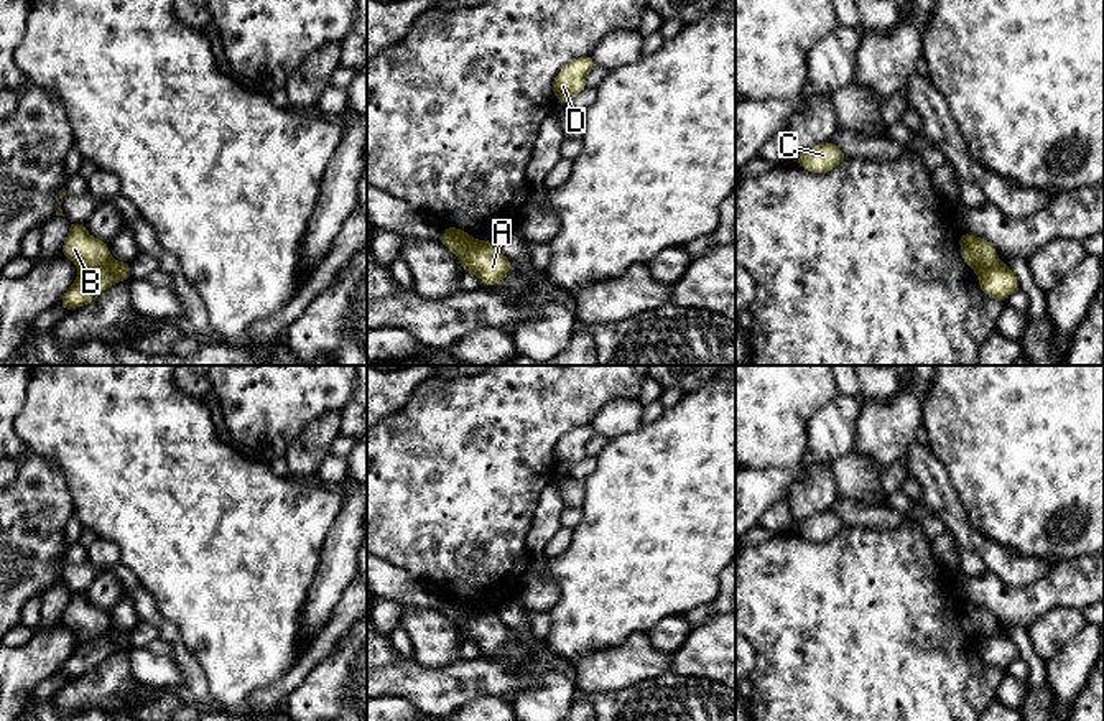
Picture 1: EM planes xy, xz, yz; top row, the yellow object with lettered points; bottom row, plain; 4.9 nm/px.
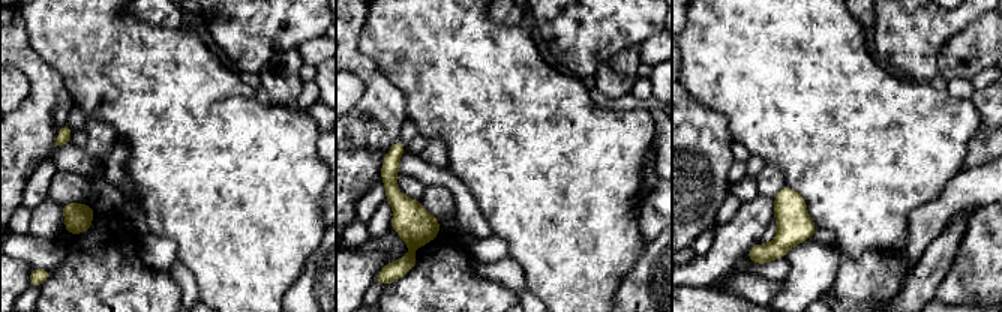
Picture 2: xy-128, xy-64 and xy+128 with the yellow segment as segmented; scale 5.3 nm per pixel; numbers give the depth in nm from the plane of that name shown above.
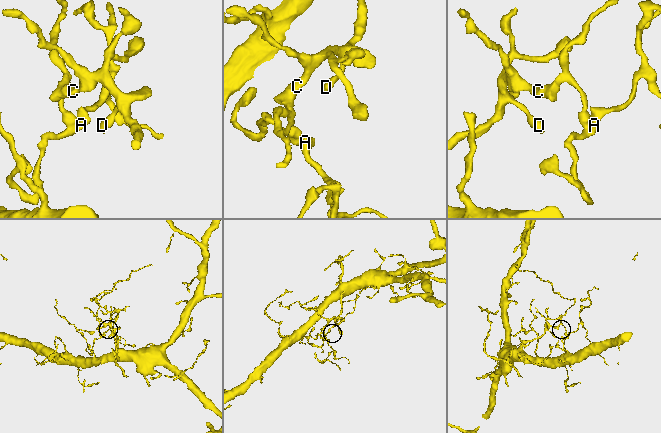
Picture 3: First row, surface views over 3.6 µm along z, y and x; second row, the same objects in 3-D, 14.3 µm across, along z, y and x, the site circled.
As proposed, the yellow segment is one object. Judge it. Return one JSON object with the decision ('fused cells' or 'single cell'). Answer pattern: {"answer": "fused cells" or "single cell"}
{"answer": "single cell"}

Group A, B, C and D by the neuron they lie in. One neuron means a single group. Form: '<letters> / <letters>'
A B C D

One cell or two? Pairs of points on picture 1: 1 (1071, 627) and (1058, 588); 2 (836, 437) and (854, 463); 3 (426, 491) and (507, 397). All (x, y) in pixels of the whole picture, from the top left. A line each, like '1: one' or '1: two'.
1: two
2: two
3: one

